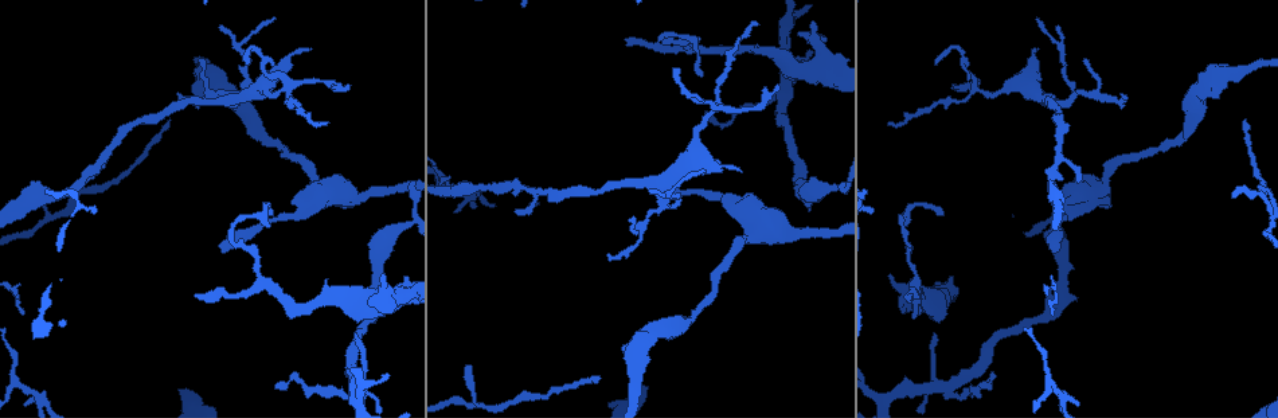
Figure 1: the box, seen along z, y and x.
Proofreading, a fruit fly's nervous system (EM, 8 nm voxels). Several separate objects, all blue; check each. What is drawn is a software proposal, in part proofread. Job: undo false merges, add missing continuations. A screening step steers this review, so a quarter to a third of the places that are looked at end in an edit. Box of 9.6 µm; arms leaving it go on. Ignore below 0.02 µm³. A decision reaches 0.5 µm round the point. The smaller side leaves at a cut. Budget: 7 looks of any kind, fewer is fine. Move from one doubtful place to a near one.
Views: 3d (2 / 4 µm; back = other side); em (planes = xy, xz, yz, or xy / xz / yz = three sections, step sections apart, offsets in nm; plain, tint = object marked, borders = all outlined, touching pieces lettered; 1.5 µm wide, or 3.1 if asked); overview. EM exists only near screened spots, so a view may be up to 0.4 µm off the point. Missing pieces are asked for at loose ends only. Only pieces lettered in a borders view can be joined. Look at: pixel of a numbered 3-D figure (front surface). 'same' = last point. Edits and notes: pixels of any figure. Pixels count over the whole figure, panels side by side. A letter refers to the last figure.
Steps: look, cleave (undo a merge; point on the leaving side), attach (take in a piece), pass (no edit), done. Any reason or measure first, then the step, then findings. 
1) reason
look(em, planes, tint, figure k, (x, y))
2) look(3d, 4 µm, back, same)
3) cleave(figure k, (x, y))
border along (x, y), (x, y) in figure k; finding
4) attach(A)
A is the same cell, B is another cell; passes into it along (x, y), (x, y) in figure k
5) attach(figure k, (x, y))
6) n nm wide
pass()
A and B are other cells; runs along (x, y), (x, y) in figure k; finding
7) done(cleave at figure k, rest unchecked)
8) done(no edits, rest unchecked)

free end
look(em, xy, step 8, borders, figure 1, (742, 171))

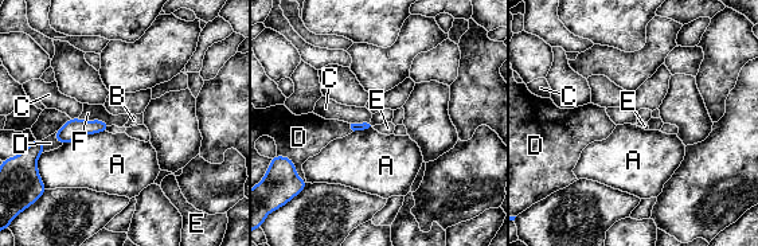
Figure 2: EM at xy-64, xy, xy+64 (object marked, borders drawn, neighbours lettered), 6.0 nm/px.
look(em, planes, borders, same)

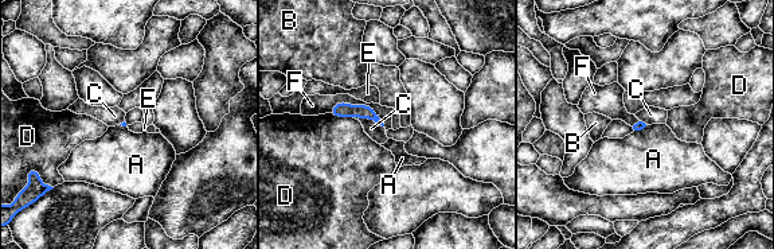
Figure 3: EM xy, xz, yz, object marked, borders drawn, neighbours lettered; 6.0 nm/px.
pass()
A, B, C, D, E and F are other cells; border along (329, 111), (366, 104), (384, 125) in figure 3; none of them fits

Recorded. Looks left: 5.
abrupt turn
look(em, planes, tint, figure 1, (660, 40))

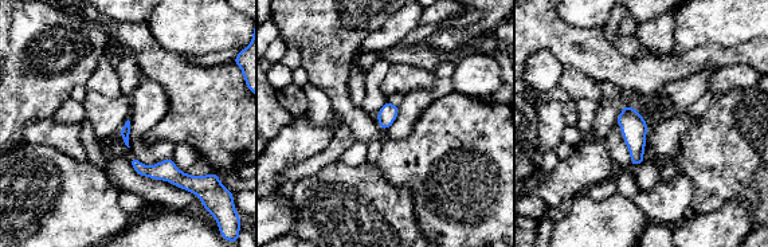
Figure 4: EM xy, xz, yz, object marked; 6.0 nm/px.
look(em, planes, borders, same)

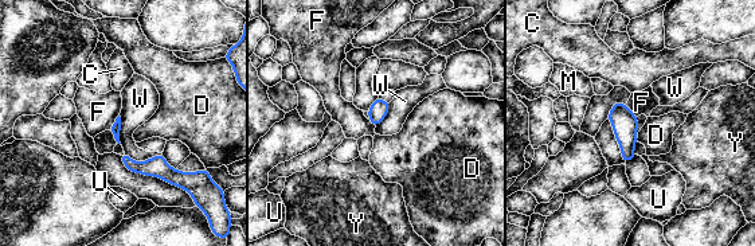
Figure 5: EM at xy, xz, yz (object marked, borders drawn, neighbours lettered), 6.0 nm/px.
pass()
C, D, F, M, U, W and Y are other cells; border along (124, 151), (139, 161), (161, 155) in figure 5; one cell here

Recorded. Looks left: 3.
free end
look(em, planes, plain, figure 1, (1051, 251))

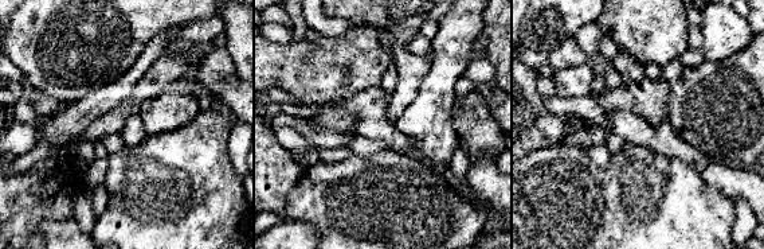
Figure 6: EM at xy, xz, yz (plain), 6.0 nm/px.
with the object marked
look(em, planes, tint, same)

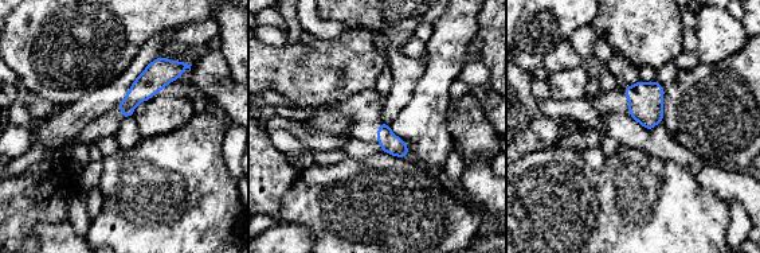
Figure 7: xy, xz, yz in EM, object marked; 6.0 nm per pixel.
look(em, planes, borders, same)

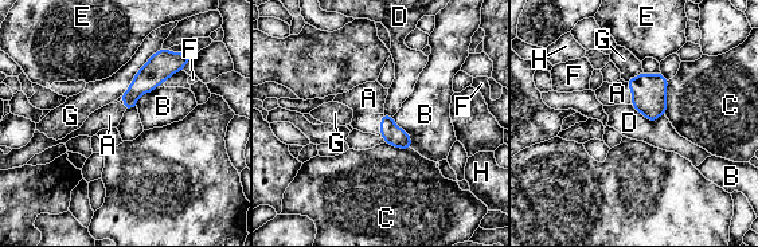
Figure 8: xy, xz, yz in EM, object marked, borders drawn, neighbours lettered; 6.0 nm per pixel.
attach(figure 8, (617, 93))
A is the same cell, B, C, D, E, F, G and H are other cells; passes into it along (648, 91), (632, 93), (617, 93) in figure 8; it goes on there

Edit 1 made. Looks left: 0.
done(attach at figure 8, rest unchecked)

